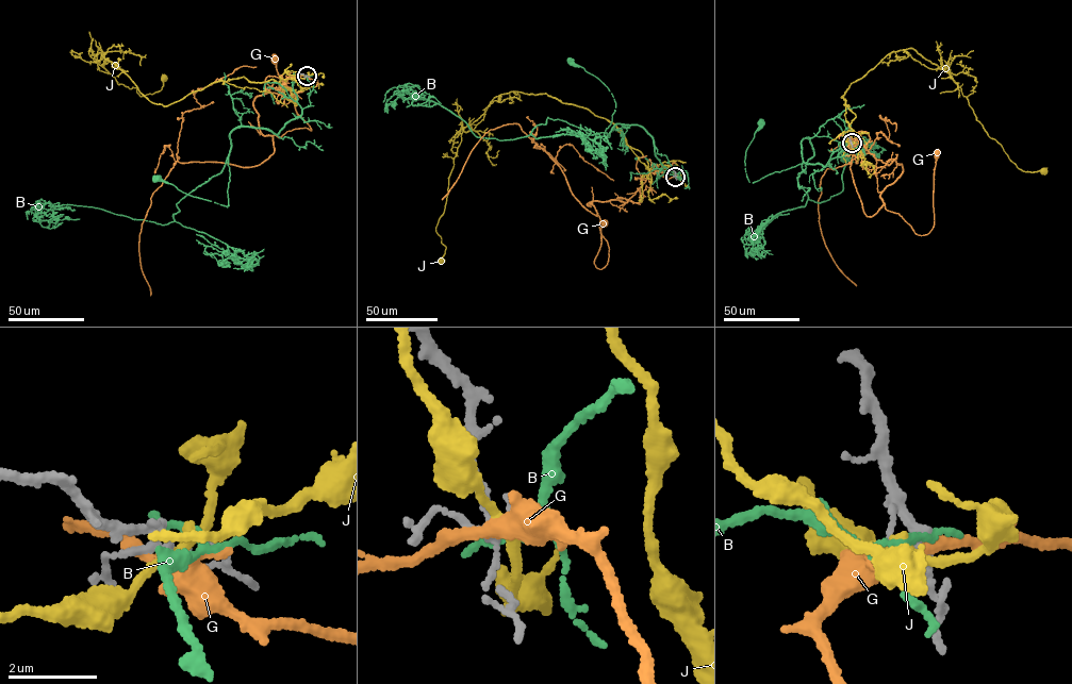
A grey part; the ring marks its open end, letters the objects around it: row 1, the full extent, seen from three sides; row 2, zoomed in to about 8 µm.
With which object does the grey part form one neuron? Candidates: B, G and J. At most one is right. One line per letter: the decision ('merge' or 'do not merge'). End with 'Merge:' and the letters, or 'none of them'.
B: do not merge
G: do not merge
J: do not merge
Merge: none of them

